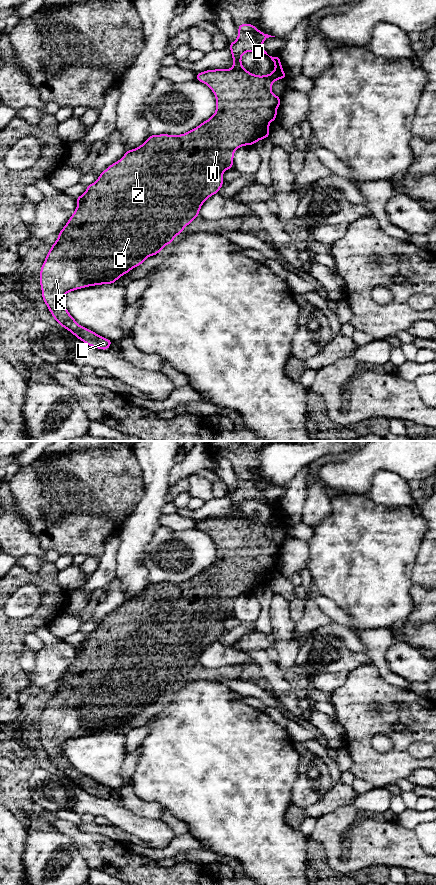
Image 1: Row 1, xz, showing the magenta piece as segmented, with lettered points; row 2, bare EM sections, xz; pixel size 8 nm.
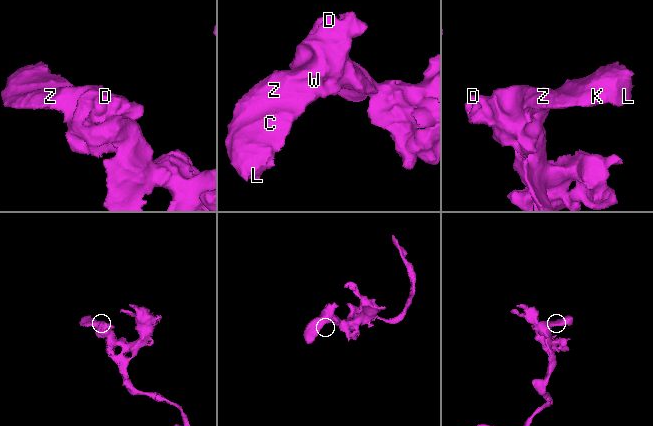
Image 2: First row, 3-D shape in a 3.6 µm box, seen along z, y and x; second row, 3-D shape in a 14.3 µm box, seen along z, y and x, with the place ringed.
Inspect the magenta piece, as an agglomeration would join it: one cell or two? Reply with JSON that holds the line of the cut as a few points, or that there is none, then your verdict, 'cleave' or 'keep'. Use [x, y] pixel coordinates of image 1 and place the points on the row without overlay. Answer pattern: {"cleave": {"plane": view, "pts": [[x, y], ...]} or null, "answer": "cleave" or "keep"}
{"cleave": null, "answer": "keep"}

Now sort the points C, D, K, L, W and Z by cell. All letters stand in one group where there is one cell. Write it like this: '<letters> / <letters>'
C D K L W Z

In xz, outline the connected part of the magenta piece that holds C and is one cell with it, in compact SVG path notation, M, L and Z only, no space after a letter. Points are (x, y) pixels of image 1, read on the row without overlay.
M239 472L238 478L236 489L228 492L233 505L233 516L207 518L196 522L196 528L205 531L216 545L217 557L213 564L181 583L150 583L141 594L126 599L119 609L100 621L99 627L89 632L83 643L75 646L77 656L59 680L44 708L40 719L43 749L63 776L91 795L108 798L113 789L80 774L64 755L65 742L88 734L113 732L120 724L141 713L147 705L162 699L165 693L172 691L174 685L183 681L183 677L199 663L201 653L210 644L219 641L224 632L223 620L233 616L234 599L243 593L253 593L270 583L269 571L277 567L276 559L281 549L279 544L272 541L271 534L275 528L287 526L281 514L280 503L269 504L275 511L275 518L264 524L245 518L241 505L245 500L252 499L268 503L262 491L275 484L262 481L252 472Z

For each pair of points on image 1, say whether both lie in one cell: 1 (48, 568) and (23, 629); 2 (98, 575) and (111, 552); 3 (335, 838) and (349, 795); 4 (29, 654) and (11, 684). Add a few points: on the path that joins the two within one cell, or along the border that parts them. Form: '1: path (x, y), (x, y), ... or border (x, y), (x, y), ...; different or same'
1: path (48, 585), (50, 589), (50, 608), (40, 618); same
2: path (104, 569), (107, 566), (108, 558); same
3: border (352, 804), (339, 807), (324, 814); different
4: border (25, 645), (19, 659), (19, 665), (27, 673); different

